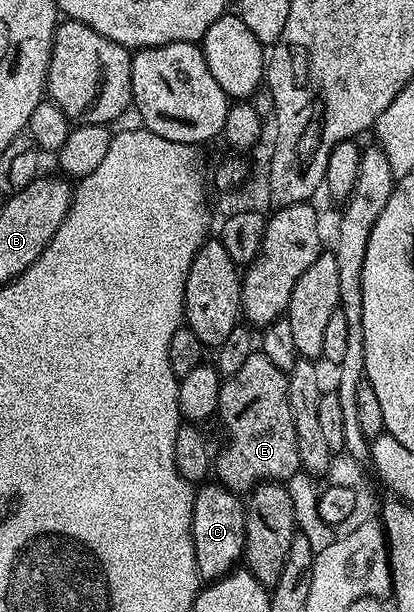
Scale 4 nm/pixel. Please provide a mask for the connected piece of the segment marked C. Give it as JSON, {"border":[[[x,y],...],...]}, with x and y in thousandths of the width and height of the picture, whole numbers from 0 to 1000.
{"border":[[[498,788],[469,806],[464,827],[464,892],[473,899],[473,925],[490,949],[514,951],[568,933],[565,922],[594,900],[594,825],[587,812],[539,791]]]}

